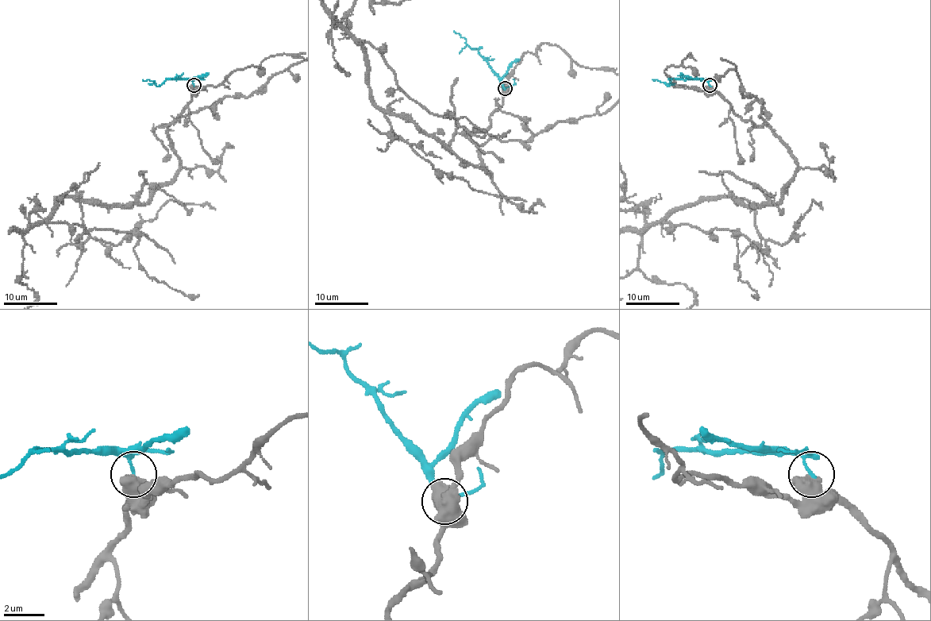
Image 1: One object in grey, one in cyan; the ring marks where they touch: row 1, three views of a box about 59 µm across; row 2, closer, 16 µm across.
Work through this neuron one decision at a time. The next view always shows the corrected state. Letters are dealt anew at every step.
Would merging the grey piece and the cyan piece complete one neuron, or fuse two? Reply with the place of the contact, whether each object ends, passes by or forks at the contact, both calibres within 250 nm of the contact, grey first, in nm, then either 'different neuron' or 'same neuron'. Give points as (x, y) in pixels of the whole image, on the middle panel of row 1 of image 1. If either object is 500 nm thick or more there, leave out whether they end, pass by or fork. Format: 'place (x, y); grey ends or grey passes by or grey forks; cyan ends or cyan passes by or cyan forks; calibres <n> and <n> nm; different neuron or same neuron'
place (505, 88); calibres 750 and 130 nm; different neuron

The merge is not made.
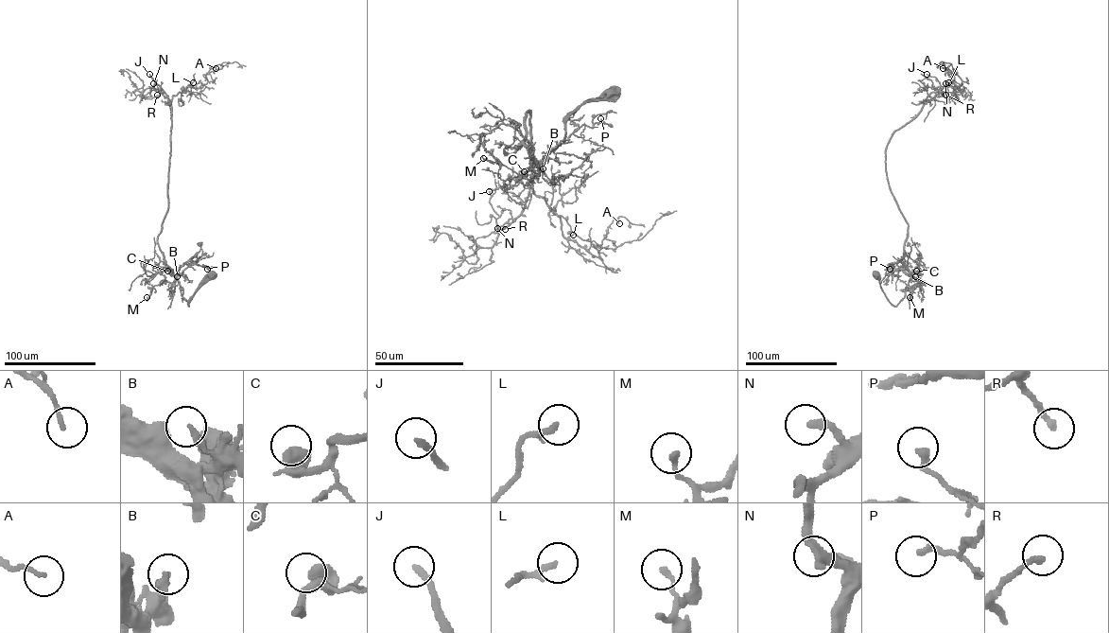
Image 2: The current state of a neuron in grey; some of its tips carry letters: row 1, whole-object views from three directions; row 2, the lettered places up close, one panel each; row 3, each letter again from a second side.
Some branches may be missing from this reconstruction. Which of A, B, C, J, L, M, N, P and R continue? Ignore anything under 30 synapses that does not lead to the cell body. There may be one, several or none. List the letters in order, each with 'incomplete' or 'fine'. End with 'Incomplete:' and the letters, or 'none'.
A: fine
B: fine
C: incomplete
J: incomplete
L: fine
M: fine
N: incomplete
P: fine
R: incomplete
Incomplete: C, J, N, R

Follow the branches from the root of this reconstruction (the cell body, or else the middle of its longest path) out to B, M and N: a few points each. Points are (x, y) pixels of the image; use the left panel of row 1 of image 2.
B: (212, 273), (188, 306), (181, 294), (177, 276)
M: (212, 273), (188, 306), (176, 276), (172, 284), (164, 282), (154, 286), (150, 294), (147, 297)
N: (212, 273), (188, 306), (178, 279), (164, 267), (157, 239), (168, 209), (171, 105), (162, 89), (153, 83)

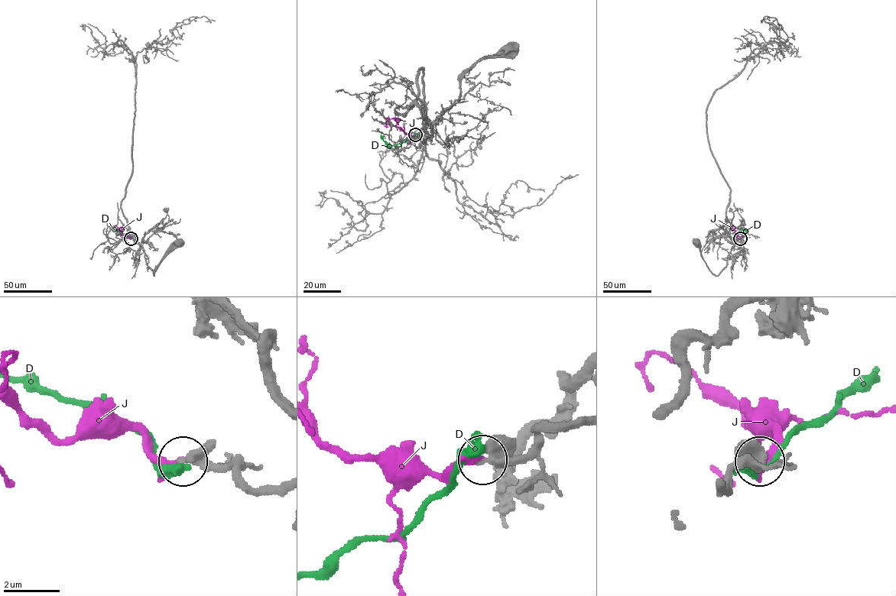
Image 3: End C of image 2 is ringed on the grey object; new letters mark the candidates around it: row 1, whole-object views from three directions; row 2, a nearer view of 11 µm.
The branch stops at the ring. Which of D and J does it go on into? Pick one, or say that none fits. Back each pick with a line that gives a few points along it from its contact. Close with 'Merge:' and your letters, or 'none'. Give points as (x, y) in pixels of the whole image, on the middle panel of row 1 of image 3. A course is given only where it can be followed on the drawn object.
J: via (416, 134), (406, 134), (396, 127), (395, 118), (387, 121), (386, 127)
Merge: J

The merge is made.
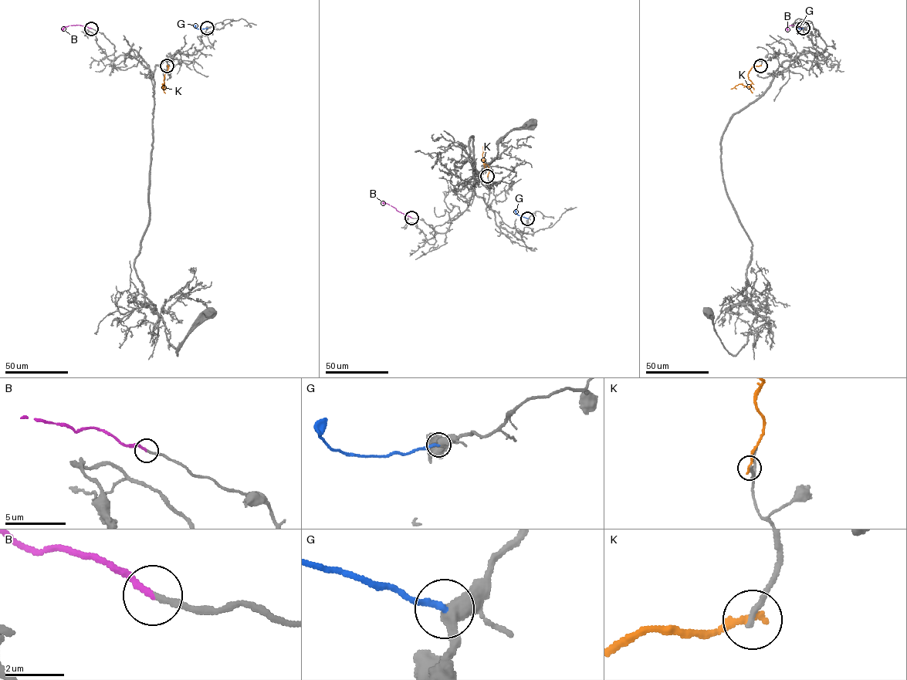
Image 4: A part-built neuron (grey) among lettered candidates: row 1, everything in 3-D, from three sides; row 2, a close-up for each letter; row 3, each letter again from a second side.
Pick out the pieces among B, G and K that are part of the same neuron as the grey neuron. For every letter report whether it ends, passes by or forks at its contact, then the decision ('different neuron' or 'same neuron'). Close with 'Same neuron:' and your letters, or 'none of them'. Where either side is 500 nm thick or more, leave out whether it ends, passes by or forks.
B: it ends | same neuron
G: it ends | same neuron
K: it ends | different neuron
Same neuron: B, G

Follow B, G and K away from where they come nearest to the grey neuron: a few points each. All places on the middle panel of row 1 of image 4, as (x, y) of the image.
B: (411, 218), (383, 203)
G: (527, 218), (519, 215), (516, 211)
K: (487, 176), (489, 167), (485, 164), (484, 166), (482, 146)

